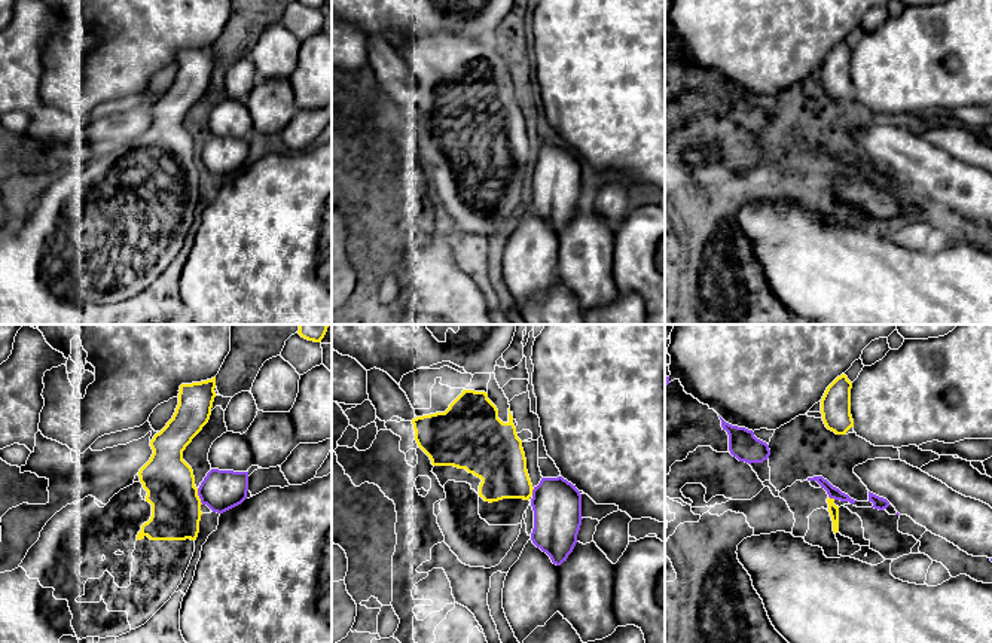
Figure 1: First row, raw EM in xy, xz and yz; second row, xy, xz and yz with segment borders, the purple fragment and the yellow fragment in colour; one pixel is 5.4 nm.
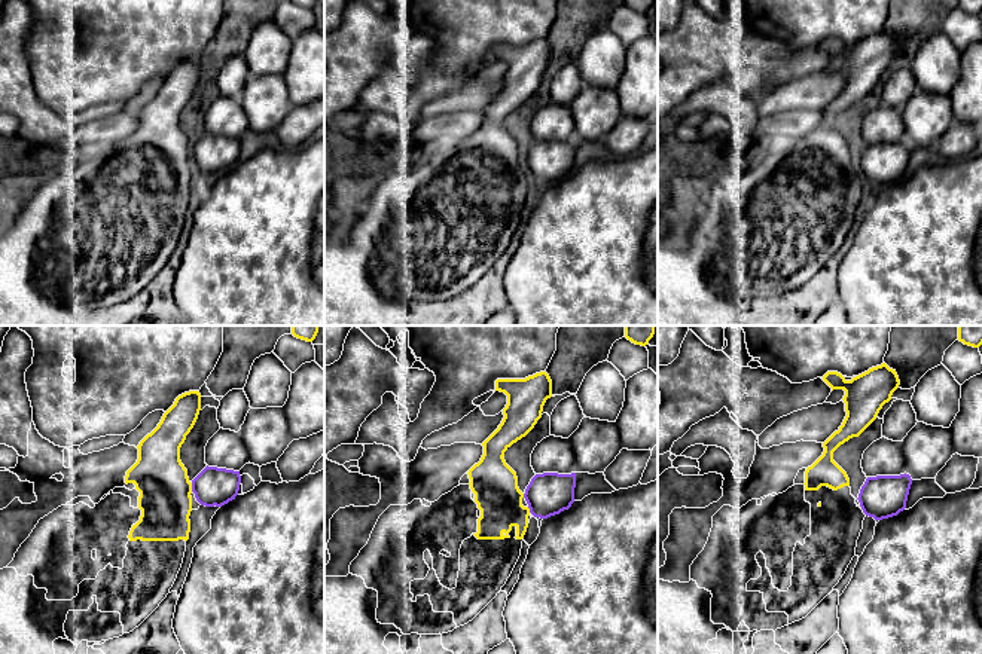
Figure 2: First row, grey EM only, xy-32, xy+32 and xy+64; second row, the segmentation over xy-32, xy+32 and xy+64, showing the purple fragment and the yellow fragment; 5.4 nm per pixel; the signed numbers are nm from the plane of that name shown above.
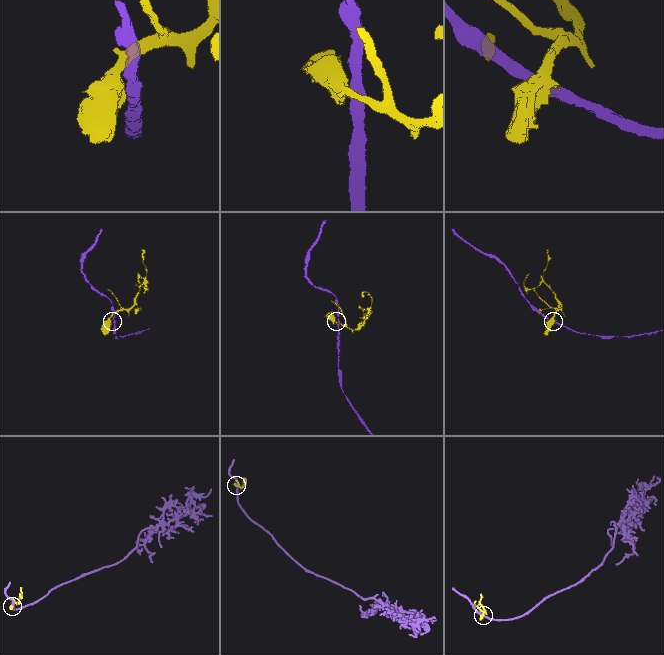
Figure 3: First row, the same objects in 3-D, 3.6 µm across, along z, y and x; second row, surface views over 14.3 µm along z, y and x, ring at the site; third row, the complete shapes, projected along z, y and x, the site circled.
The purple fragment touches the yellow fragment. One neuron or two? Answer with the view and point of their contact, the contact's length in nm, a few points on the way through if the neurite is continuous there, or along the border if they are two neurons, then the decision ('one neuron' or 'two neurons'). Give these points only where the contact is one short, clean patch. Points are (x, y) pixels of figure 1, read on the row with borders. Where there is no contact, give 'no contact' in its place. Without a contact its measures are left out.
meets purple in xy at (198, 494); contact 90 nm long; border along xy (197, 488), (203, 503); two neurons

